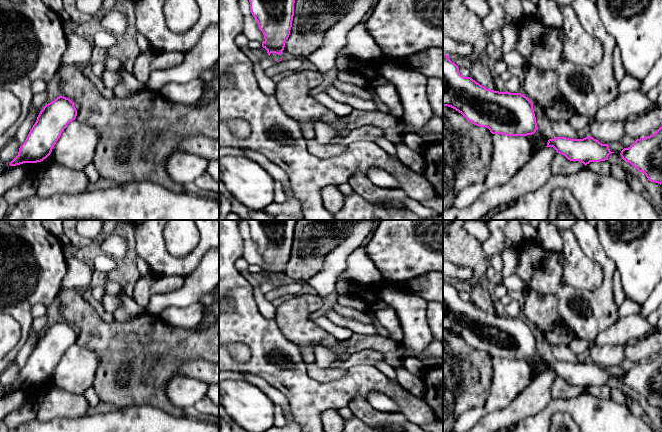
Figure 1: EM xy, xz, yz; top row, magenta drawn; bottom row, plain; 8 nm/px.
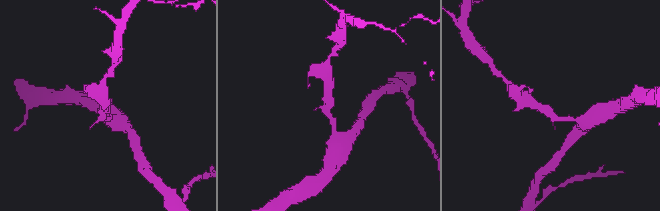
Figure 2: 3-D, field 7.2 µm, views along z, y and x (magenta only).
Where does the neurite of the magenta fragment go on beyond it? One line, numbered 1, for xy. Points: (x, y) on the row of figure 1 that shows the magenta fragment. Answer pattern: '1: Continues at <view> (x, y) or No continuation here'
1: No continuation here

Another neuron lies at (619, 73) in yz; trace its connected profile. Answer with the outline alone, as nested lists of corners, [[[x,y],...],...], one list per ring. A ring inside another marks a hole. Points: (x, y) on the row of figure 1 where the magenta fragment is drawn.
[[[616,45],[613,51],[613,71],[616,81],[619,83],[625,77],[625,70],[621,61],[621,53]]]

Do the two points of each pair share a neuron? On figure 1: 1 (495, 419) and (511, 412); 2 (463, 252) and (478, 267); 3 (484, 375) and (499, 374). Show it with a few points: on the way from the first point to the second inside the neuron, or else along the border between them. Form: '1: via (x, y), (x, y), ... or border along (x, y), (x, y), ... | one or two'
1: via (499, 419), (507, 416) | one
2: via (467, 256), (474, 263) | one
3: border along (492, 358), (492, 382), (486, 398) | two

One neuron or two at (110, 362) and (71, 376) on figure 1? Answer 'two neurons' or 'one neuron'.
two neurons

